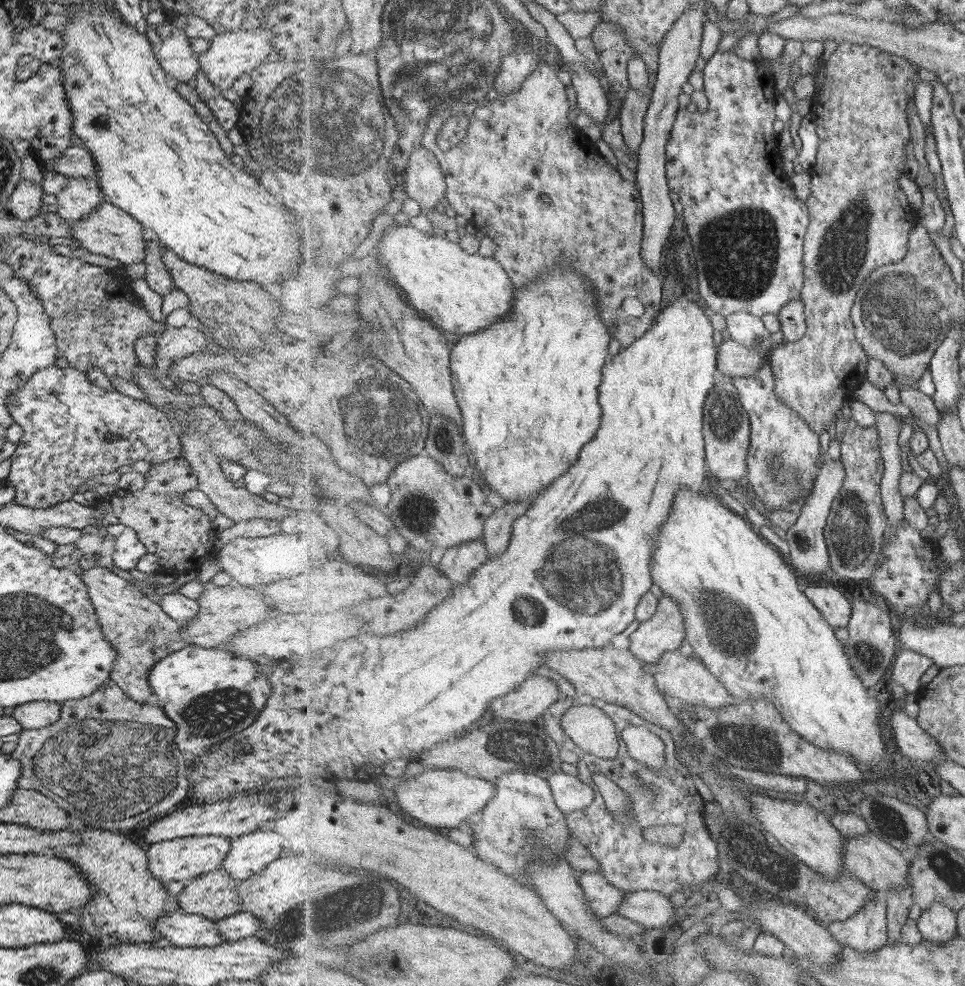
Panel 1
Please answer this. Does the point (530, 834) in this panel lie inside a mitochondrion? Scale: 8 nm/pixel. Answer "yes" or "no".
yes

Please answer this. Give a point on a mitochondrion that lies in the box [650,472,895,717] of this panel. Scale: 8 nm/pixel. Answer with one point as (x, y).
(729, 627)

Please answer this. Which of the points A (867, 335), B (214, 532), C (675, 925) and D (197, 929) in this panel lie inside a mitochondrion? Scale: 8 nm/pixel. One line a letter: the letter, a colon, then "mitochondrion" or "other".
A: mitochondrion
B: other
C: other
D: other

